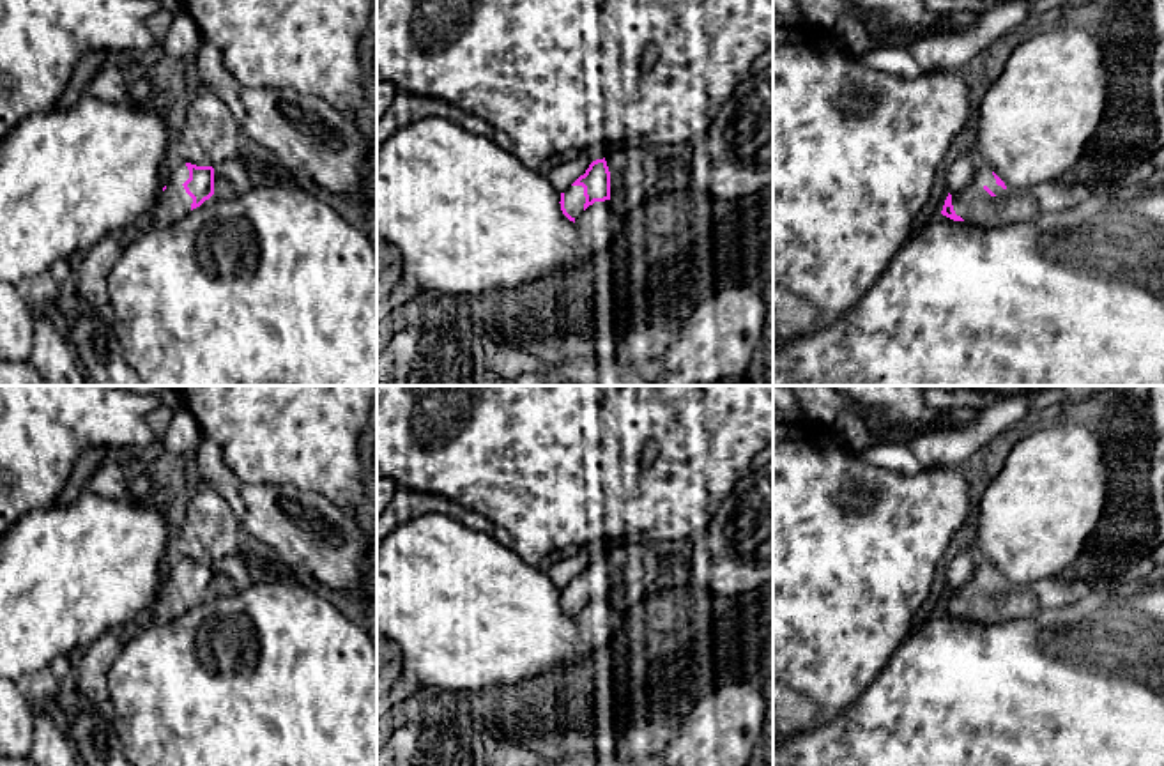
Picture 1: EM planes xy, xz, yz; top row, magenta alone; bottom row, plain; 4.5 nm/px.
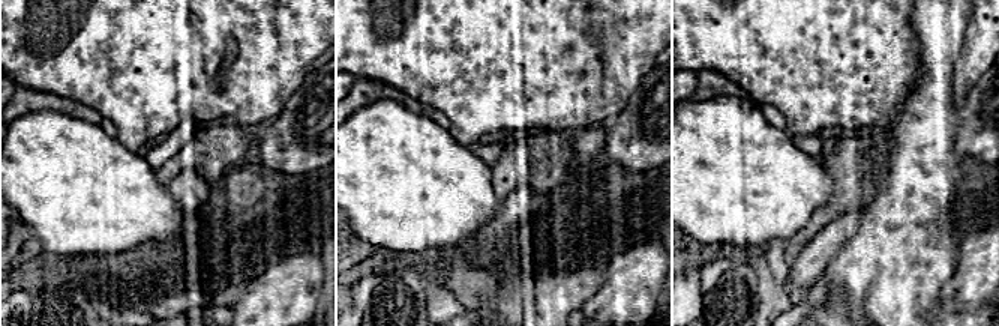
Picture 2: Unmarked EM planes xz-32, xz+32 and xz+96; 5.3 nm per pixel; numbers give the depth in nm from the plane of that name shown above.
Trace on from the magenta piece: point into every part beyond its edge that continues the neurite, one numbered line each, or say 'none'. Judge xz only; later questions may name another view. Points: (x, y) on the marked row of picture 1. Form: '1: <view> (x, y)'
1: xz (635, 170)
2: xz (574, 197)

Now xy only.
1: xy (234, 177)
2: xy (174, 204)

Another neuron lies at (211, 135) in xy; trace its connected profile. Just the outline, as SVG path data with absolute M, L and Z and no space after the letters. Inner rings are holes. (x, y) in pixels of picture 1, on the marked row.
M200 85L172 156L184 163L214 168L239 156L241 136L230 108L211 88Z

